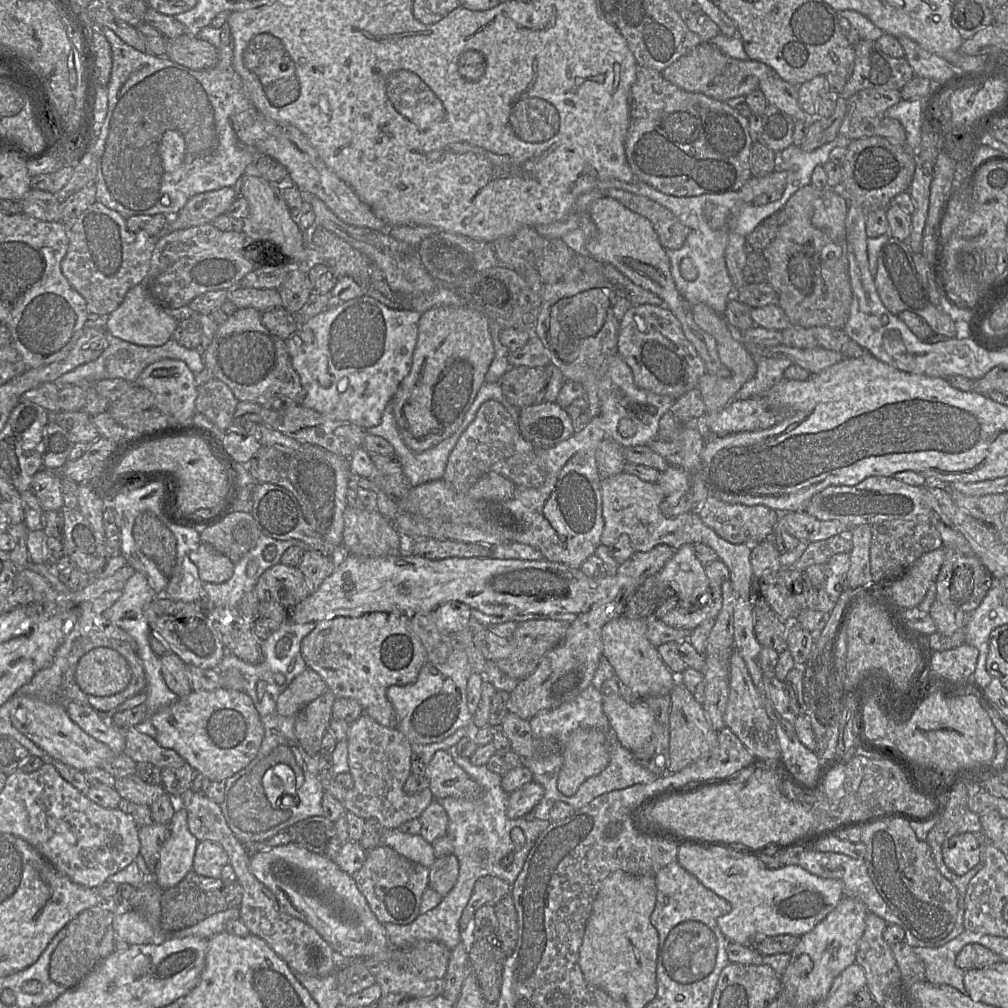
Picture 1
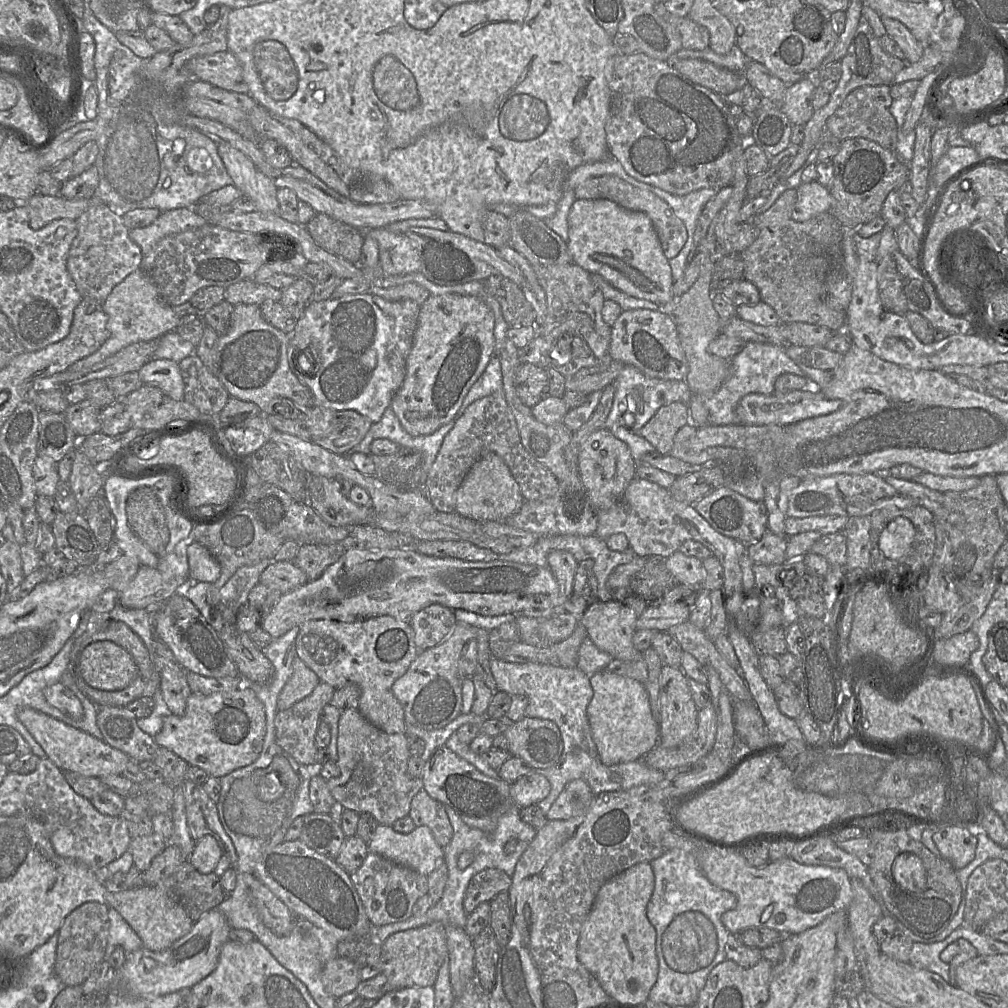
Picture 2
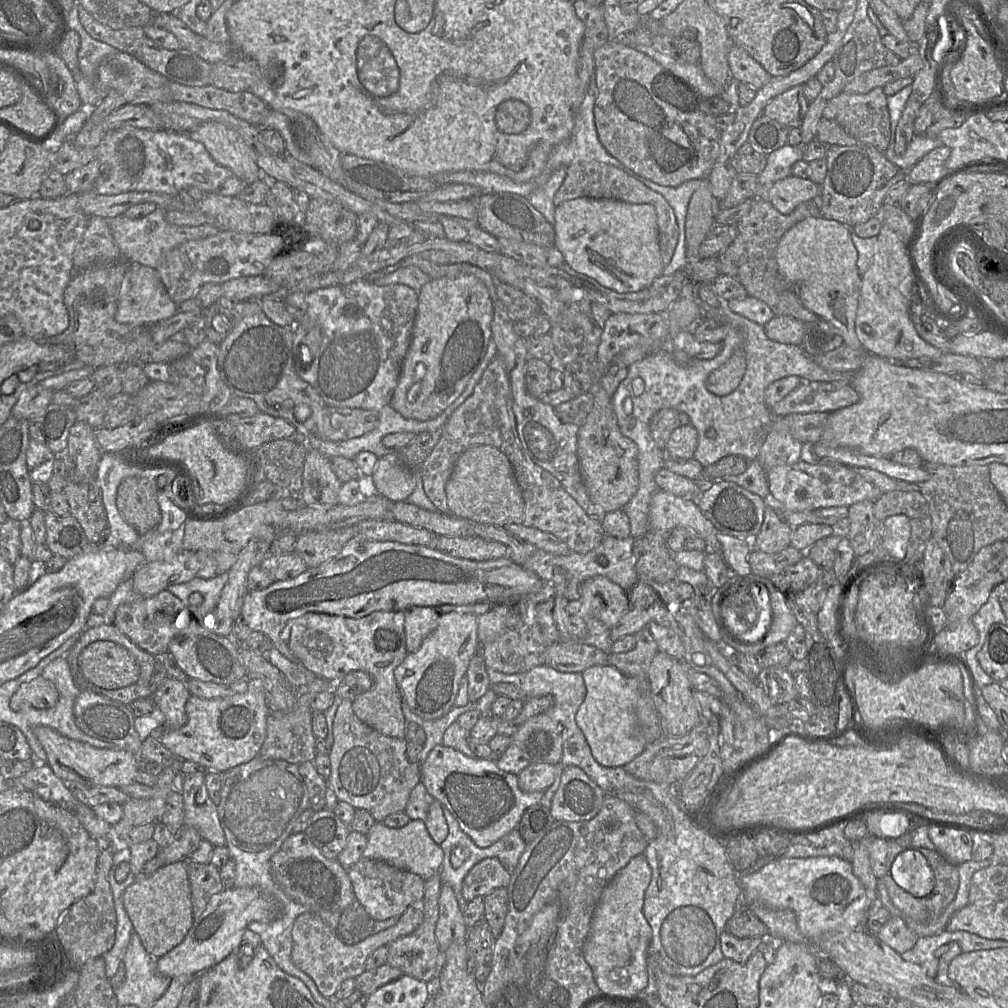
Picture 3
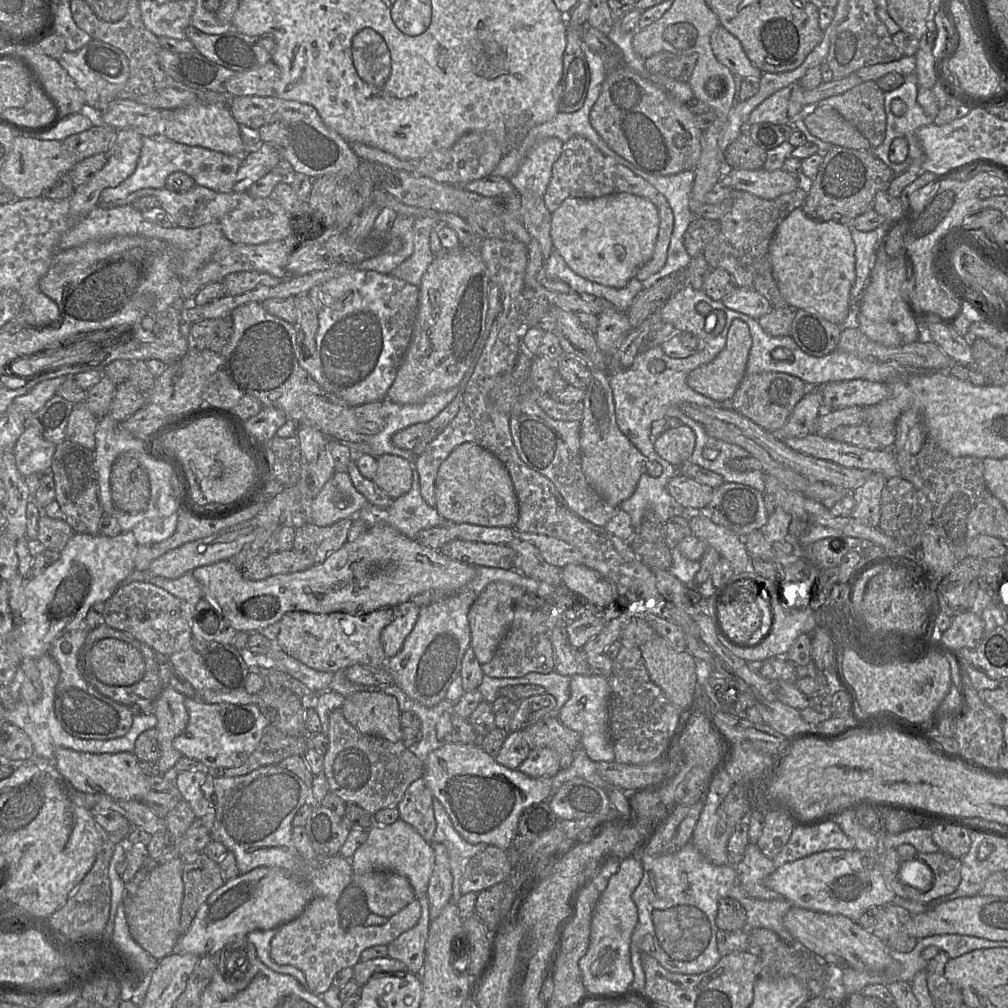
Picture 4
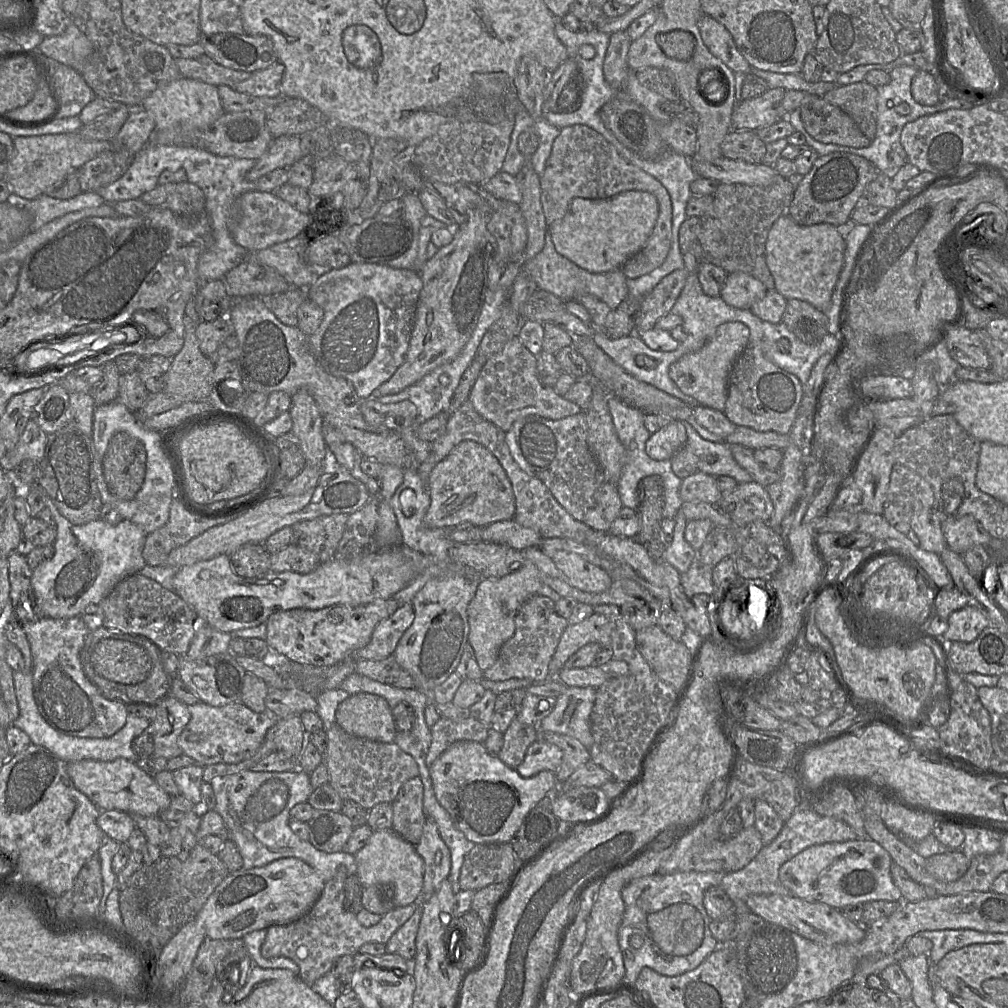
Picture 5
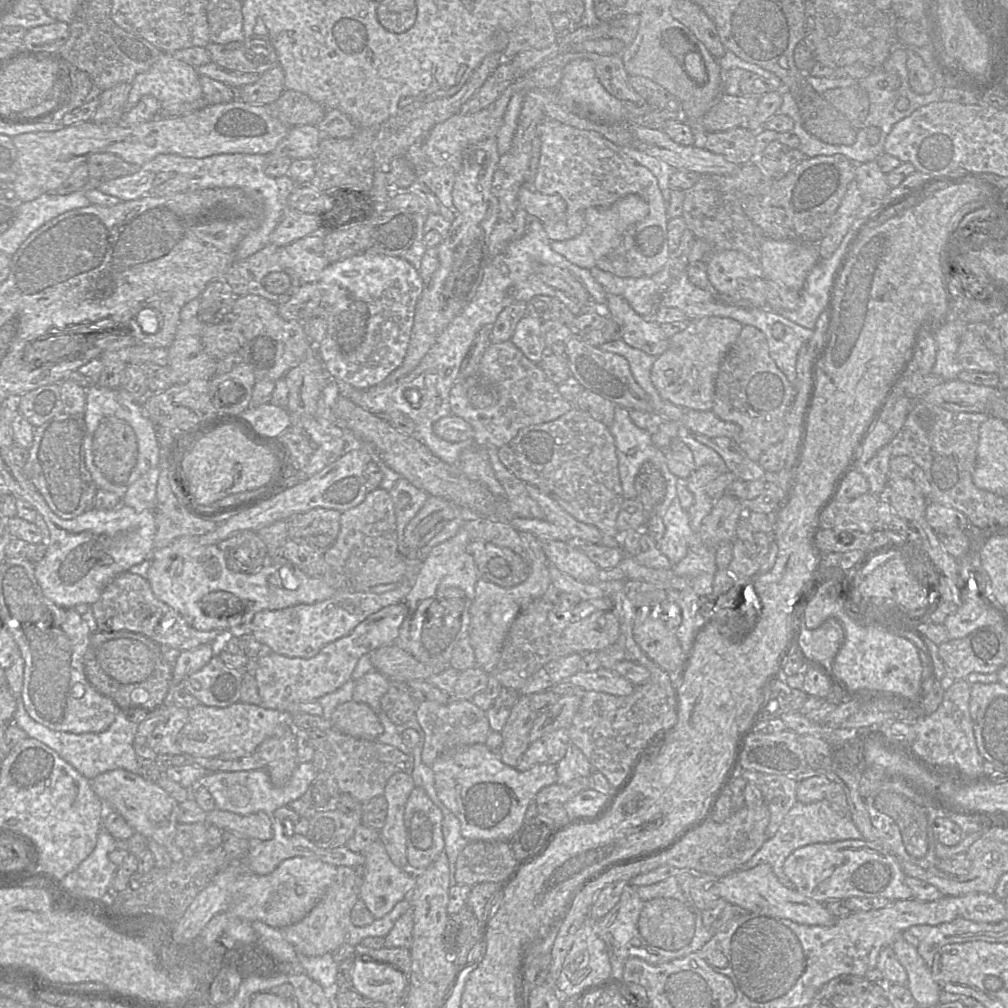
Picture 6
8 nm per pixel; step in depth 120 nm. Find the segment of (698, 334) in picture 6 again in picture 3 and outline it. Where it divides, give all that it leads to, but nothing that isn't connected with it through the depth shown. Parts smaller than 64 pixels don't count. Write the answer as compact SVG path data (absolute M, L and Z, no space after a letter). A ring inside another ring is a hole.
M735 348L731 357L721 367L709 374L706 388L716 396L727 396L736 390L746 370L745 352Z

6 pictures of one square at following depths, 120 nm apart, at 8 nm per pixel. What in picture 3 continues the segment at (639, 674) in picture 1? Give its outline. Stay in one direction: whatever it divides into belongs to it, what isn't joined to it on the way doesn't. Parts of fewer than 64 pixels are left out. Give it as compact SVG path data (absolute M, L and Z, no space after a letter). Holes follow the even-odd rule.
M593 576L579 585L581 616L592 616L610 630L631 608L626 592L604 576Z

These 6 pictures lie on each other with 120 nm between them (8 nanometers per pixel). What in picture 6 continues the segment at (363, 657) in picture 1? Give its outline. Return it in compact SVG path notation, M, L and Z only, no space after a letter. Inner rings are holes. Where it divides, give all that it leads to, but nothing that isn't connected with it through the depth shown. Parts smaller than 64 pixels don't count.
M402 581L396 589L383 593L338 590L331 598L315 604L259 611L250 622L252 636L264 646L265 651L290 658L310 659L327 644L349 635L369 615L404 601L413 582ZM353 700L338 705L330 721L338 731L359 739L376 741L384 731L371 707Z

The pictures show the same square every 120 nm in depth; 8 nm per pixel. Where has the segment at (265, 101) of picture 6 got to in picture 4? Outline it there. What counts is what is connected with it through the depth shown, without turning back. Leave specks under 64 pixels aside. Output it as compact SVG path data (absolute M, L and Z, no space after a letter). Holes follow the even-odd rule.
M269 61L256 69L236 72L225 81L222 90L229 96L273 96L279 77L278 66Z

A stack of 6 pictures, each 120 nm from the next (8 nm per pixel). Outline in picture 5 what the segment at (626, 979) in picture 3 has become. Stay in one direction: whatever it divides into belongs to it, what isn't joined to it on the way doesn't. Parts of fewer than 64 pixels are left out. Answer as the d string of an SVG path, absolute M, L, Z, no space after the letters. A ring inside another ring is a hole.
M627 866L614 870L603 880L599 888L588 919L585 940L571 964L569 985L573 994L617 988L625 984L622 981L625 975L623 954L618 944L618 929L625 910L621 896L622 889L626 885L622 877L622 869L625 867Z

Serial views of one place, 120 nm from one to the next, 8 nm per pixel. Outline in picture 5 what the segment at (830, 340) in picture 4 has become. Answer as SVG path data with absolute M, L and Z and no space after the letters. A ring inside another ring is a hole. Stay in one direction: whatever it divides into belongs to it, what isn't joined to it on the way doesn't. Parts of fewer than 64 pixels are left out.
M787 300L782 321L806 344L818 343L828 333L828 318L806 301Z

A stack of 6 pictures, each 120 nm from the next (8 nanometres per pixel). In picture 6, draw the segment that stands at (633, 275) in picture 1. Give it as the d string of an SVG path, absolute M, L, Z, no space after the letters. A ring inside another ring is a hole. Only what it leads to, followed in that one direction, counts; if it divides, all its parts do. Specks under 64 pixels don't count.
M635 194L624 196L608 208L589 207L584 212L584 229L580 235L564 241L551 241L552 249L571 263L586 269L596 266L598 260L617 248L625 231L647 217L649 207Z

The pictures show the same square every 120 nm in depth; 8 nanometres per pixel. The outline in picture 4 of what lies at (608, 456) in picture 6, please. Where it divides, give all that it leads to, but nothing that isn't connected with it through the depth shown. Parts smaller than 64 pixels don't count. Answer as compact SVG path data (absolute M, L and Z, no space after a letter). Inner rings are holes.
M530 394L519 397L509 416L513 444L521 460L548 478L575 514L596 526L604 527L619 507L608 504L586 481L580 453L580 422L552 419Z

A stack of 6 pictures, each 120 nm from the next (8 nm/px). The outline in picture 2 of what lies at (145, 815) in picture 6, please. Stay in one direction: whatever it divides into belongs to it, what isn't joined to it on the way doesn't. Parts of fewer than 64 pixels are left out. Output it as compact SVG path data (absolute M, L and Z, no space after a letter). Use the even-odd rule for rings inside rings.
M19 707L17 717L44 750L47 758L62 771L72 771L81 776L101 779L108 775L121 775L130 760L128 755L109 746L103 739L98 739L33 708Z

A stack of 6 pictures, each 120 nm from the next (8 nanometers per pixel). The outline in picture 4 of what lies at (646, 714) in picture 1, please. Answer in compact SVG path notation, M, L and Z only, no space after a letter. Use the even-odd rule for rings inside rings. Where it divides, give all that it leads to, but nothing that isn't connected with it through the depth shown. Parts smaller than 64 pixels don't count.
M573 675L570 681L570 697L557 714L558 720L581 736L581 747L594 762L612 762L615 759L608 731L610 701L608 677Z

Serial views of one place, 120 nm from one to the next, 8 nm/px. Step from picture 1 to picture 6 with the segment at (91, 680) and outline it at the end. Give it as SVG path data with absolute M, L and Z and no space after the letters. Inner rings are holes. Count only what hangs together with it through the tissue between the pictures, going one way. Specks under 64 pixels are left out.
M130 638L104 642L97 651L97 660L102 670L121 684L143 682L155 667L150 649Z

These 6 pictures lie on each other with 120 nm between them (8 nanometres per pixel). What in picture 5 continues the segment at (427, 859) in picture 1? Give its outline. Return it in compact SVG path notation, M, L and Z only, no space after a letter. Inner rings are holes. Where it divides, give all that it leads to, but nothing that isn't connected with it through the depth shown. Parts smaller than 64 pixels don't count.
M392 829L373 831L364 847L355 855L357 876L363 887L380 886L391 896L394 908L400 908L421 899L424 879L424 861L415 845L404 840Z

